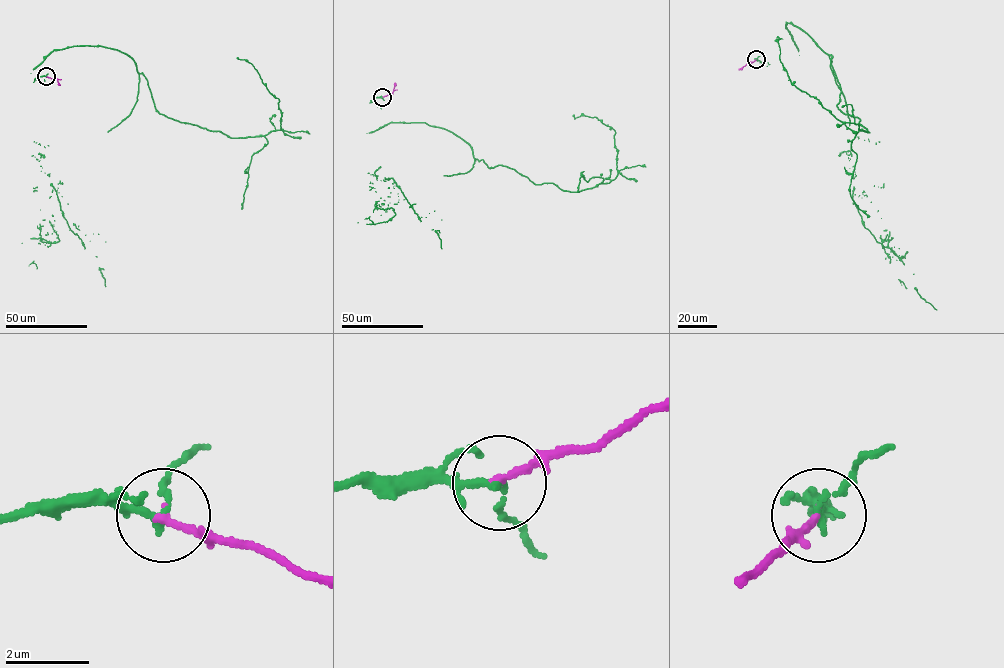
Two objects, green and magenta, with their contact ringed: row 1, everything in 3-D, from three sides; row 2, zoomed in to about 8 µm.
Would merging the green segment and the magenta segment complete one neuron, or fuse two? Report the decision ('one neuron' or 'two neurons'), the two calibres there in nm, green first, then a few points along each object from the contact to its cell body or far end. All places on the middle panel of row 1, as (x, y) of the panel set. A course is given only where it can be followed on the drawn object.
one neuron; 130 nm thick on the green side, 170 nm on the other; green runs (382, 97), (381, 126), (445, 128), (489, 168), (579, 192), (616, 177), (617, 151), (615, 131), (573, 115); magenta runs (382, 97), (393, 91), (395, 82)

